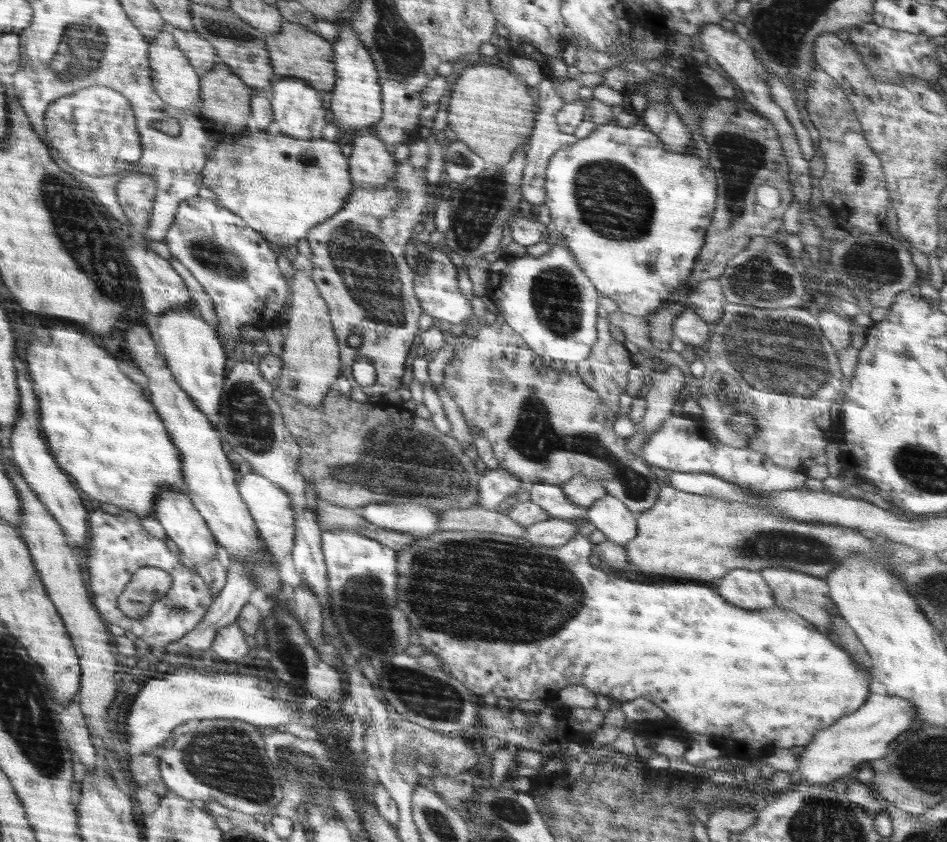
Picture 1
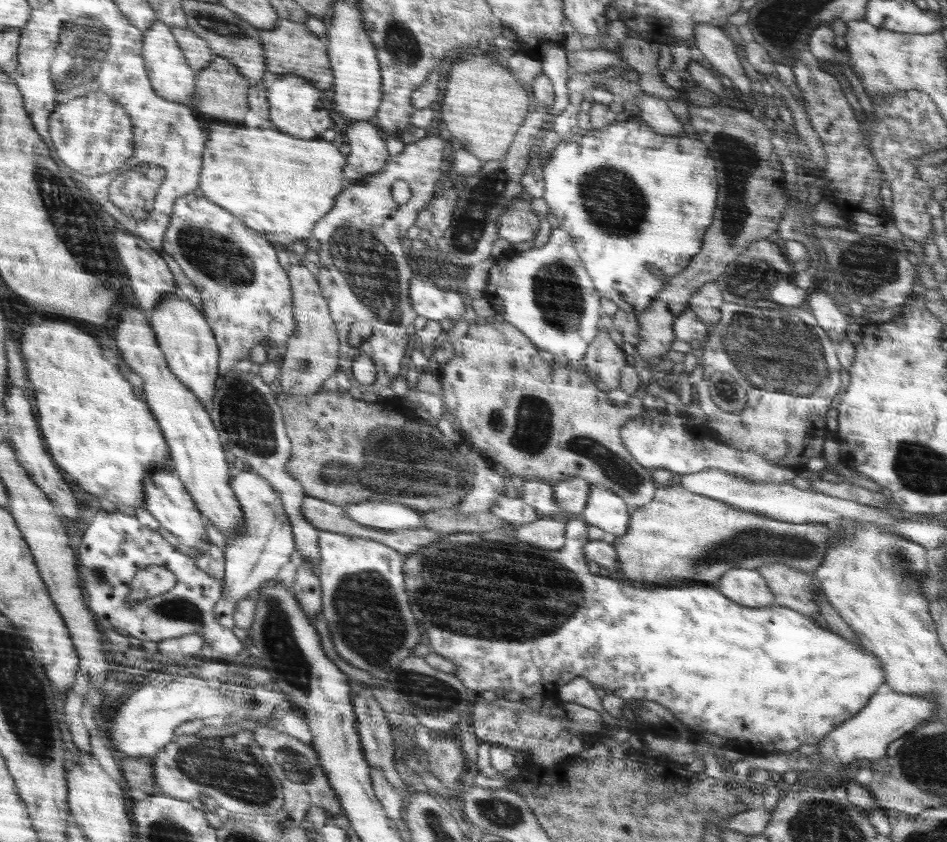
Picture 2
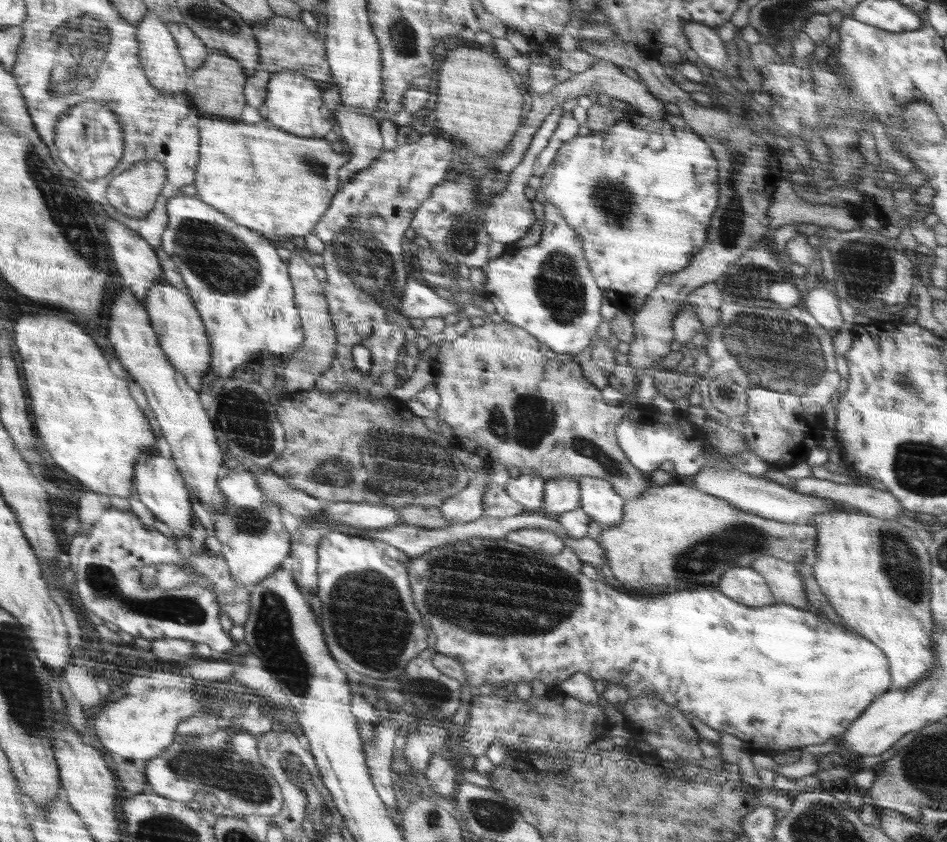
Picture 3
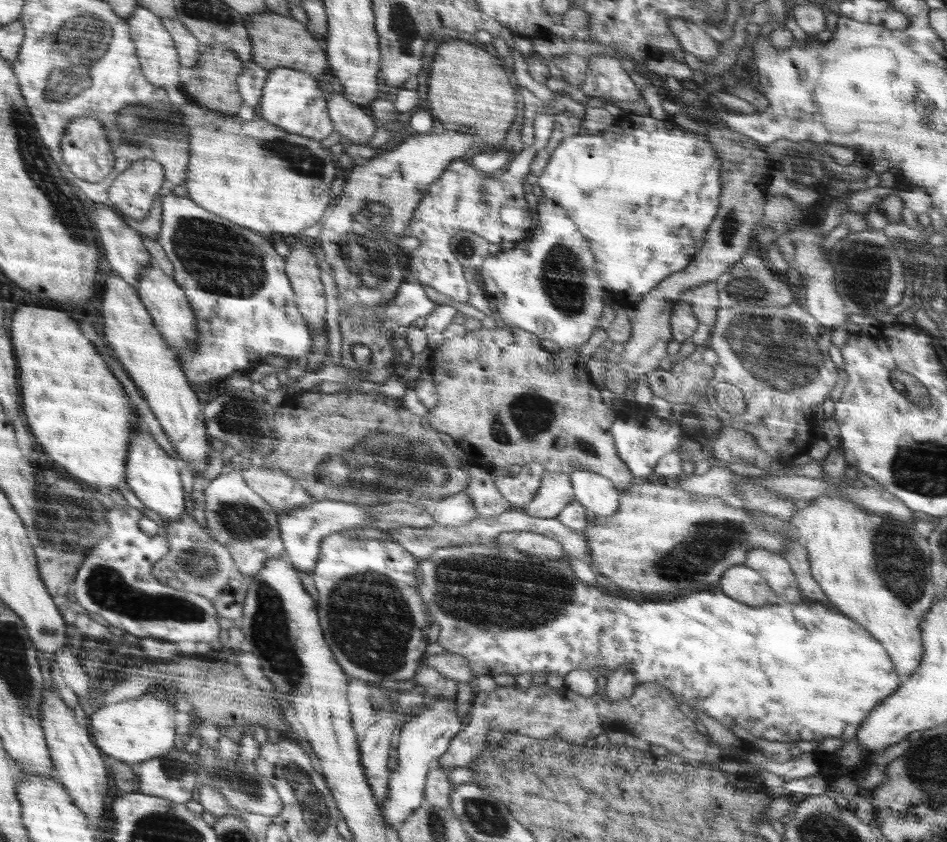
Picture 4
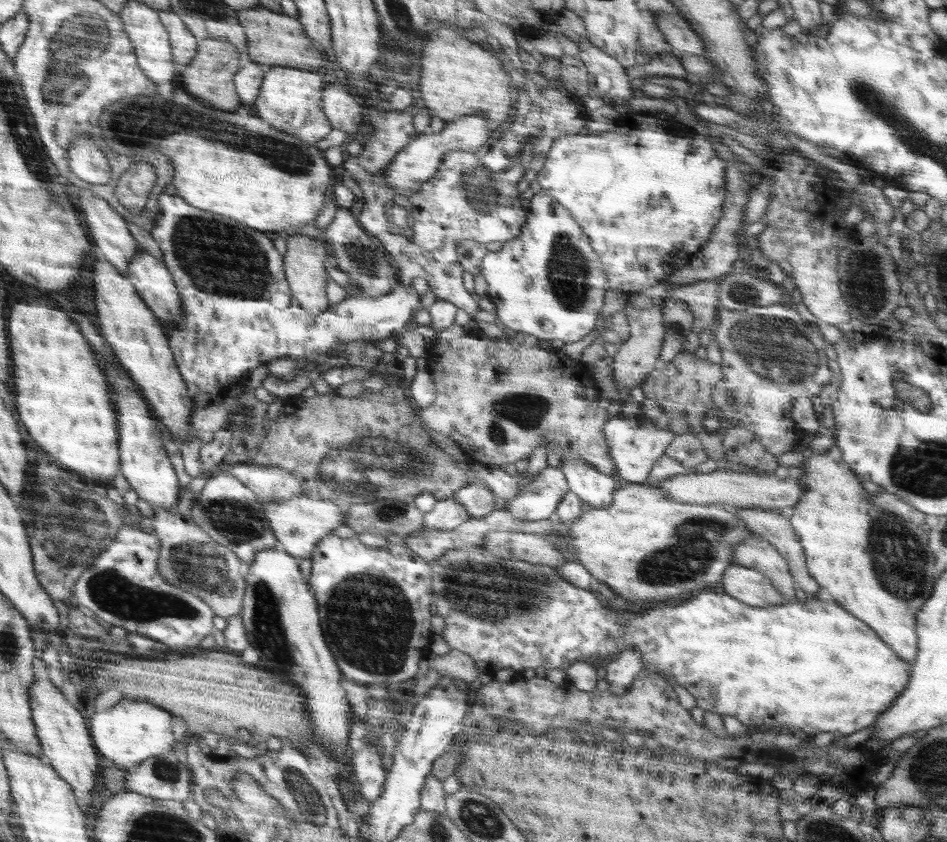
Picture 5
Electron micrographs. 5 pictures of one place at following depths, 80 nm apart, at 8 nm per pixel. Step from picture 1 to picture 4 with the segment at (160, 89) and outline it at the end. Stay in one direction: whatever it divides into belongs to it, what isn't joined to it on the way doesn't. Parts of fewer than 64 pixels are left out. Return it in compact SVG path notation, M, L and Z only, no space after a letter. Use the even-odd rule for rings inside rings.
M139 6L126 20L129 24L130 34L134 44L137 44L138 57L140 58L141 69L144 70L145 76L155 85L164 88L165 86L180 85L180 58L178 57L177 47L174 44L172 34L166 32L164 22L161 17L153 13L146 7Z

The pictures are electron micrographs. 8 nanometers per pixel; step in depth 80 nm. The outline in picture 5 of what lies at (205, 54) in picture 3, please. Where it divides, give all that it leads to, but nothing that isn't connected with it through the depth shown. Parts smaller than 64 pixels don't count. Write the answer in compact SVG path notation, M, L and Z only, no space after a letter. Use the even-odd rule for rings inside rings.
M174 11L160 12L161 23L169 29L169 40L172 42L174 61L179 66L186 66L197 56L200 41L190 32L184 21Z

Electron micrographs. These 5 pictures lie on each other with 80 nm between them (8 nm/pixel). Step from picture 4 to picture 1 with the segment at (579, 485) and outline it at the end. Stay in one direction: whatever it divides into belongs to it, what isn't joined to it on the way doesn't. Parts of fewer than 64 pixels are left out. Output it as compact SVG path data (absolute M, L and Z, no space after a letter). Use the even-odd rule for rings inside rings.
M606 493L587 508L586 517L605 534L607 541L624 546L636 538L637 515L619 498Z

